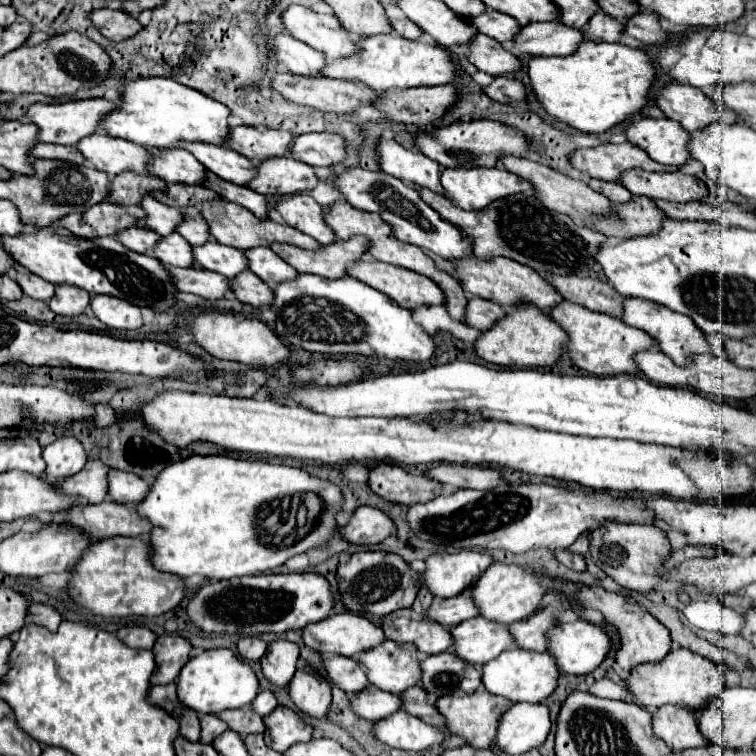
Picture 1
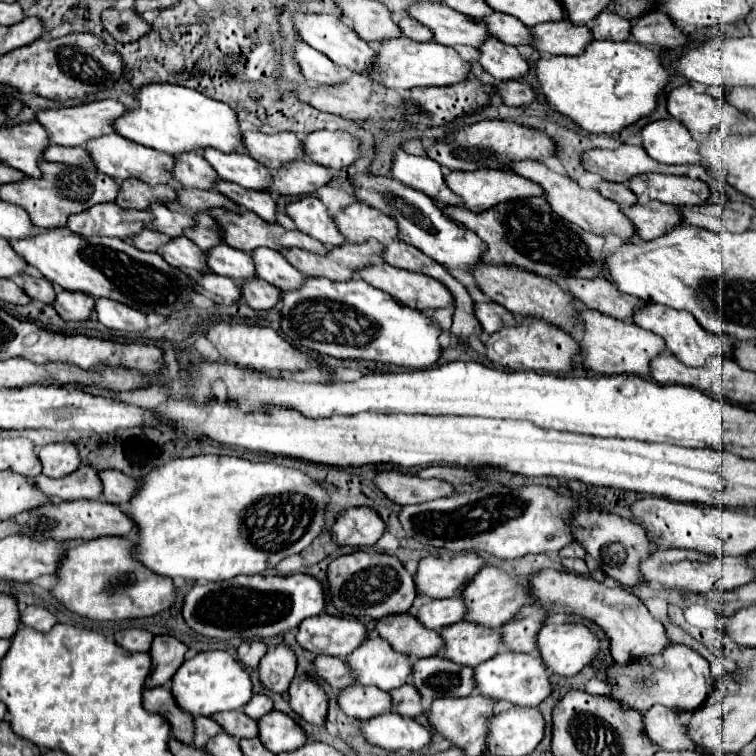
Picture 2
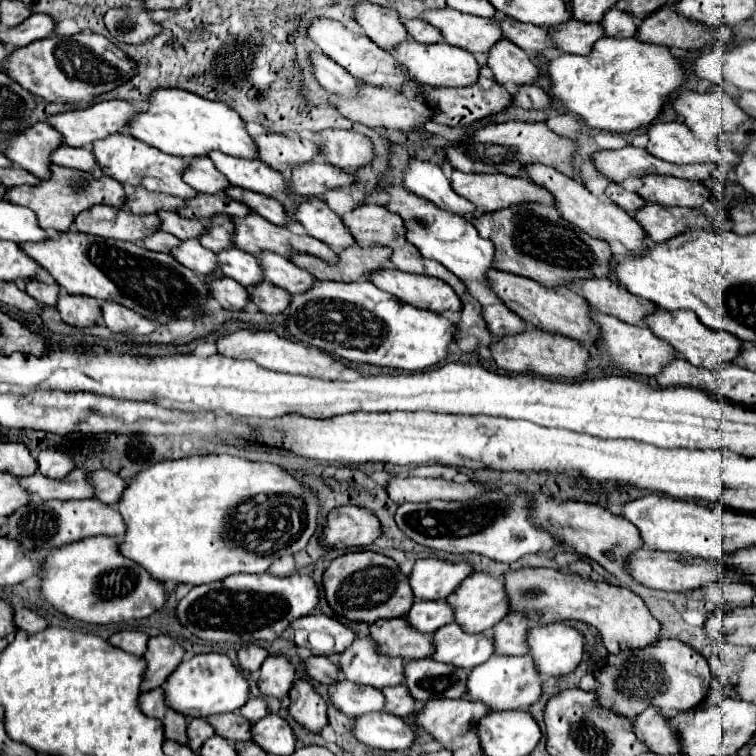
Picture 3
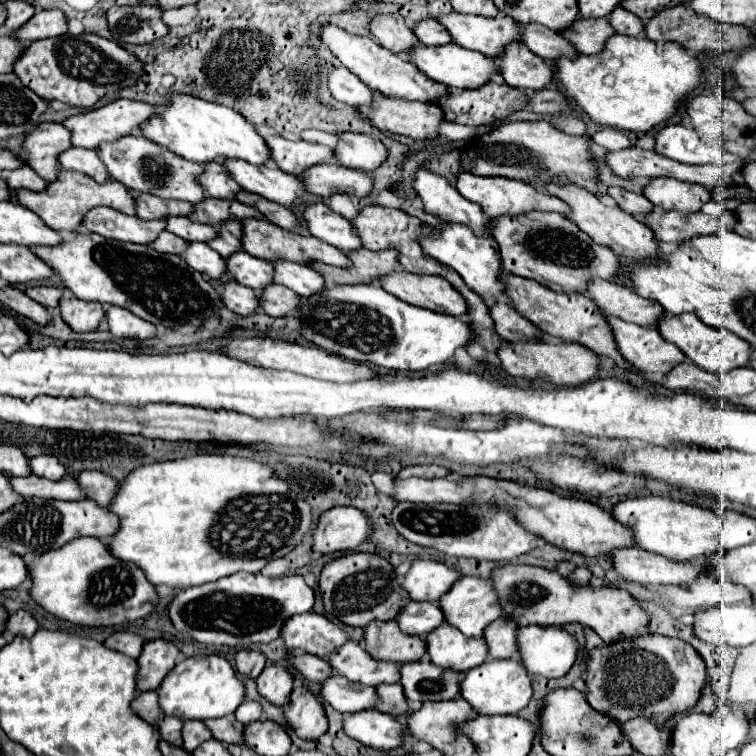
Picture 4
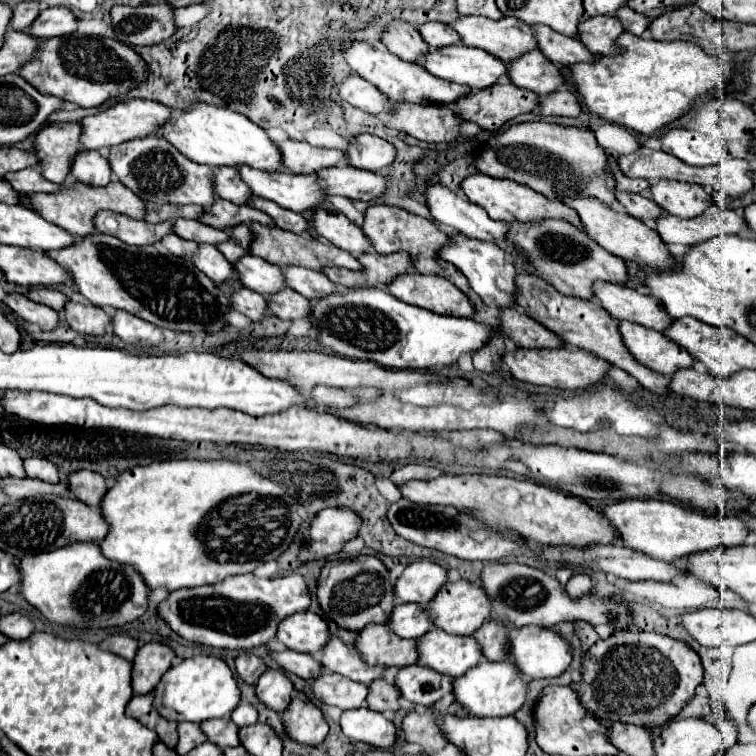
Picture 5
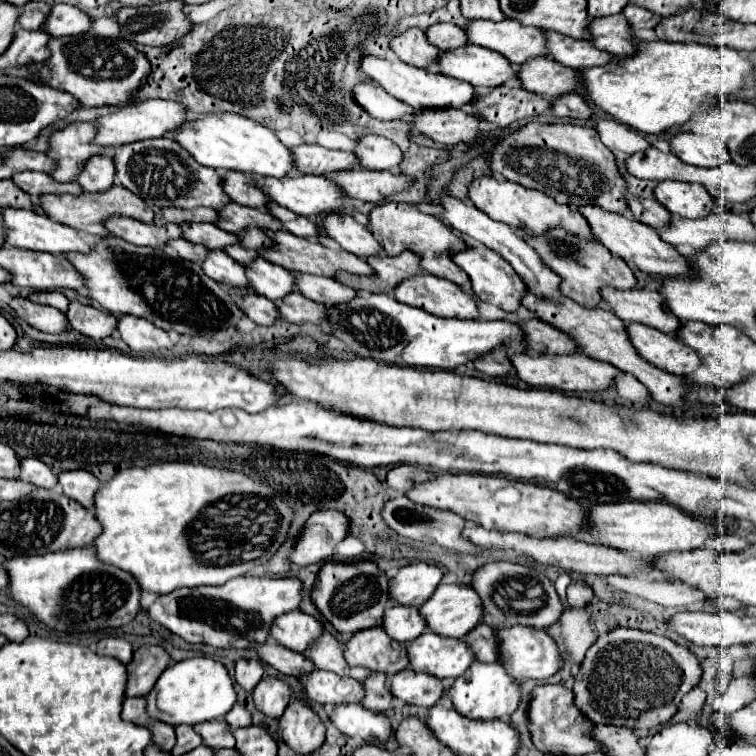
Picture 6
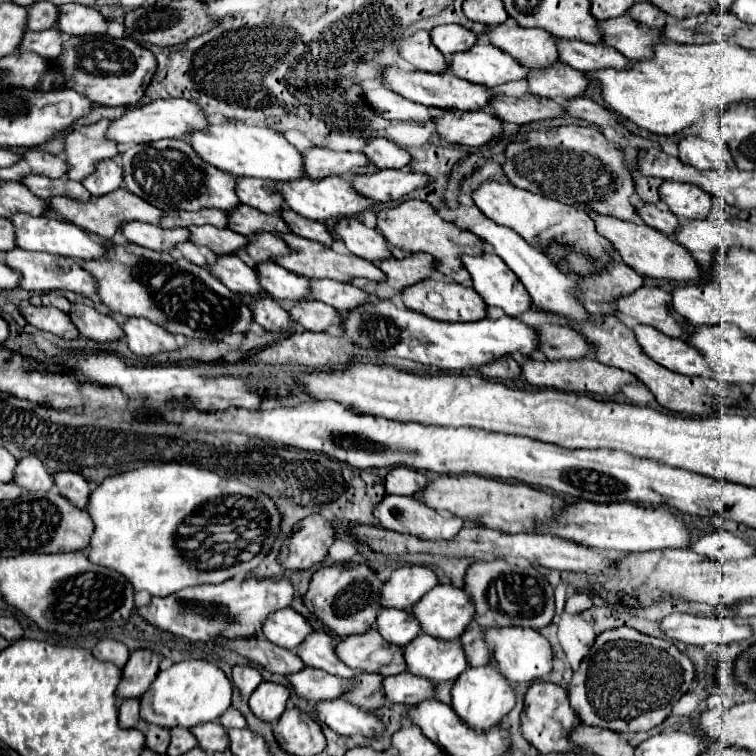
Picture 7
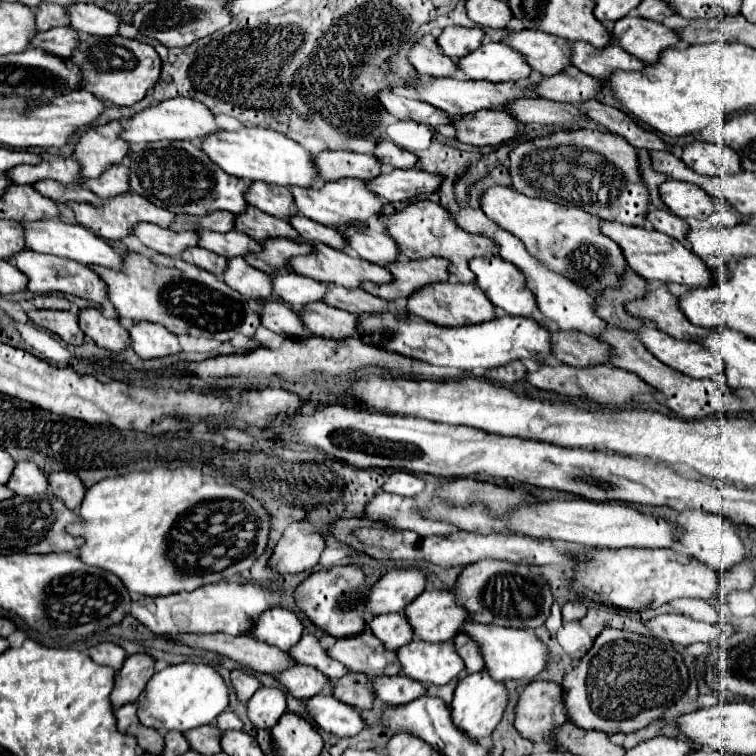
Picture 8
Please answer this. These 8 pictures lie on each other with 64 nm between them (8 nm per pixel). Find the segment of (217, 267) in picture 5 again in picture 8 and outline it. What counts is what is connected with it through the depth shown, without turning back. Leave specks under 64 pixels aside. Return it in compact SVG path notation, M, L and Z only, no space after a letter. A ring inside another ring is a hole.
M236 256L228 260L228 266L222 274L222 280L234 288L236 292L244 294L252 300L268 300L272 298L272 286L270 276L266 272L260 272L244 262L244 258Z

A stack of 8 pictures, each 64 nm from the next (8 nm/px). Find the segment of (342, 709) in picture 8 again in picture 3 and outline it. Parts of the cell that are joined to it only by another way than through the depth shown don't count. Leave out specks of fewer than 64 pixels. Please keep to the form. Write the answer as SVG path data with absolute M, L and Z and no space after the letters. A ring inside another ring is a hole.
M388 712L356 718L354 732L358 740L380 750L408 750L418 742L418 732L402 722L400 716Z

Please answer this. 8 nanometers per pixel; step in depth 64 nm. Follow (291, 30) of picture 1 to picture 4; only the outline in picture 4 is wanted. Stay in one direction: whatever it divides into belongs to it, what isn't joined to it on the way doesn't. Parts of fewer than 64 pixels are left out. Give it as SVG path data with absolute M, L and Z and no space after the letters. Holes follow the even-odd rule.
M322 24L320 38L322 44L334 54L334 58L338 58L352 74L356 74L368 88L378 90L386 96L432 102L436 100L436 96L444 96L444 92L448 92L448 88L444 88L442 84L432 84L432 80L420 76L420 72L416 72L416 68L412 68L412 64L402 60L398 54L392 54L390 50L378 46L370 36L356 36L336 24Z

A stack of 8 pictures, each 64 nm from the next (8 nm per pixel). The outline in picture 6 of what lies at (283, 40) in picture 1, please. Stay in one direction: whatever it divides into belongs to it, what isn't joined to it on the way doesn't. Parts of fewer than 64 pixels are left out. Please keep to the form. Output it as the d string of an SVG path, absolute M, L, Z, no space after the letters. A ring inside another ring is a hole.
M370 82L354 84L350 94L358 106L362 106L372 118L378 120L400 120L416 112L412 106L402 104L400 100L388 96L388 92L384 92L384 88L380 88L378 84Z

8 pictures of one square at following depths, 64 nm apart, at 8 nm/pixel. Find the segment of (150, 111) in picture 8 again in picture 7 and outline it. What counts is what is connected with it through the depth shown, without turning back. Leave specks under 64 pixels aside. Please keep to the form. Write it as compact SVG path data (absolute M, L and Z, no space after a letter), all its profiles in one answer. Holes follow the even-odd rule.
M184 98L152 100L150 104L144 106L132 106L120 118L112 120L106 132L106 140L112 140L116 144L142 144L160 138L182 138L192 130L204 128L204 124L208 124L208 120L194 102L188 102Z

